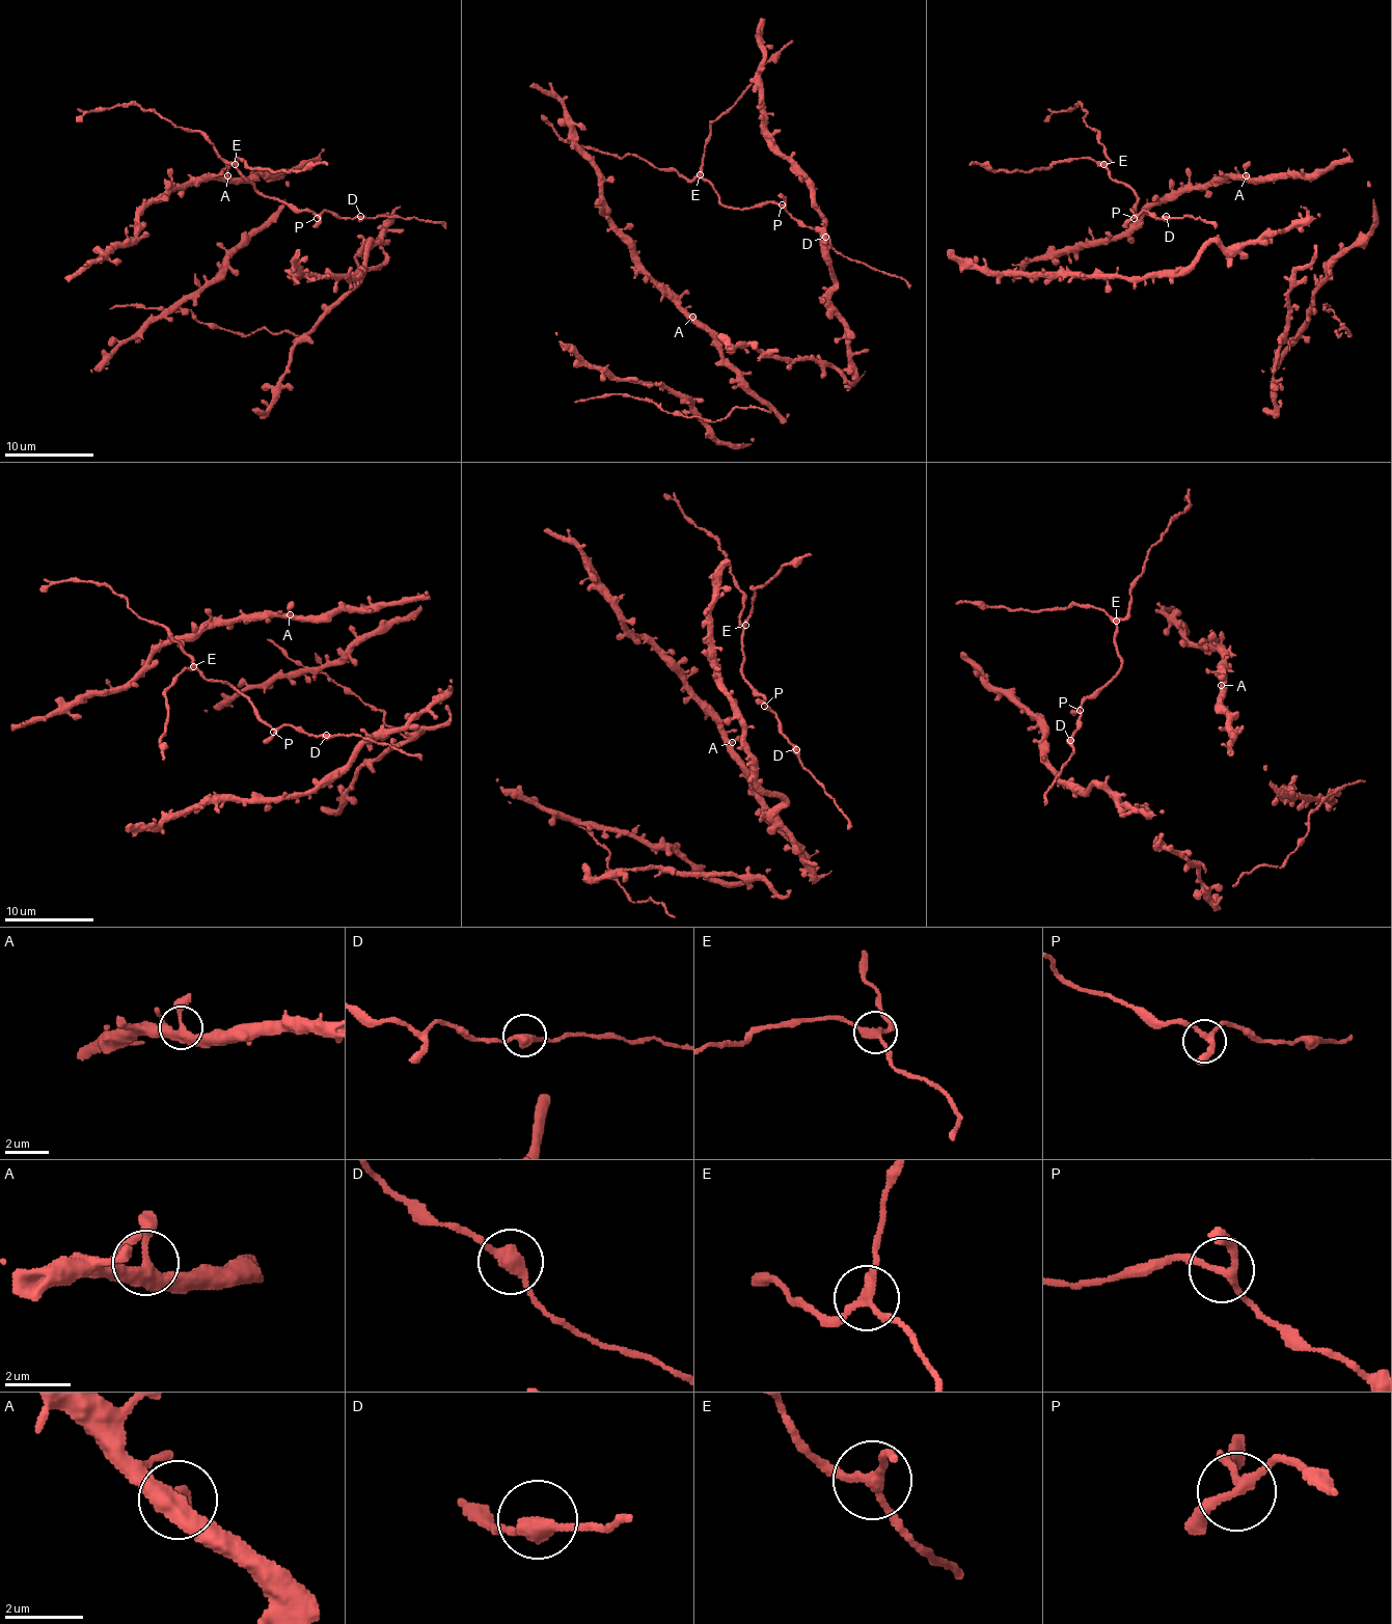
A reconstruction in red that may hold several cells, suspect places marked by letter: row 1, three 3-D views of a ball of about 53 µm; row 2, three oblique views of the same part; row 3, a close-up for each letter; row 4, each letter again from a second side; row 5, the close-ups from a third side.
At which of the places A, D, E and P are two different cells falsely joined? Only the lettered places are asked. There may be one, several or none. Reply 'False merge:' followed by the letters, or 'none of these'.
False merge: E

